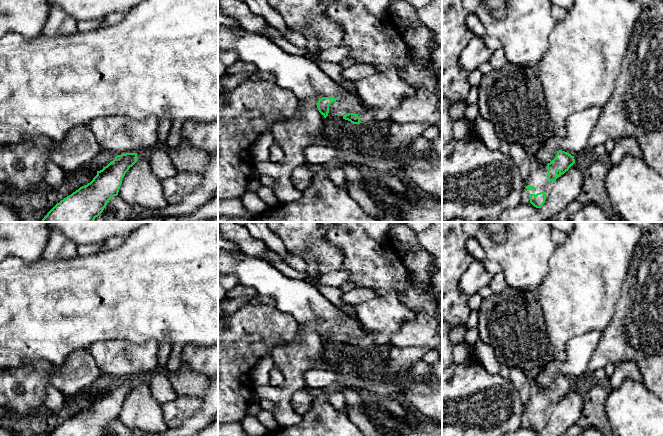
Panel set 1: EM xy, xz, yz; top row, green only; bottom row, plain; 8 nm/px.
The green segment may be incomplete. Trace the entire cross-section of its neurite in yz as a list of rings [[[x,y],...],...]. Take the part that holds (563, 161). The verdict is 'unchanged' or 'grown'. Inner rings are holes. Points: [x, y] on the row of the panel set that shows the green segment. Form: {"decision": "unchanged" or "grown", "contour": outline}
{"decision": "grown", "contour": [[[559,150],[548,164],[541,164],[535,156],[530,156],[530,173],[525,181],[530,203],[536,208],[541,208],[546,200],[546,184],[555,181],[574,163],[574,156],[562,150]]]}

